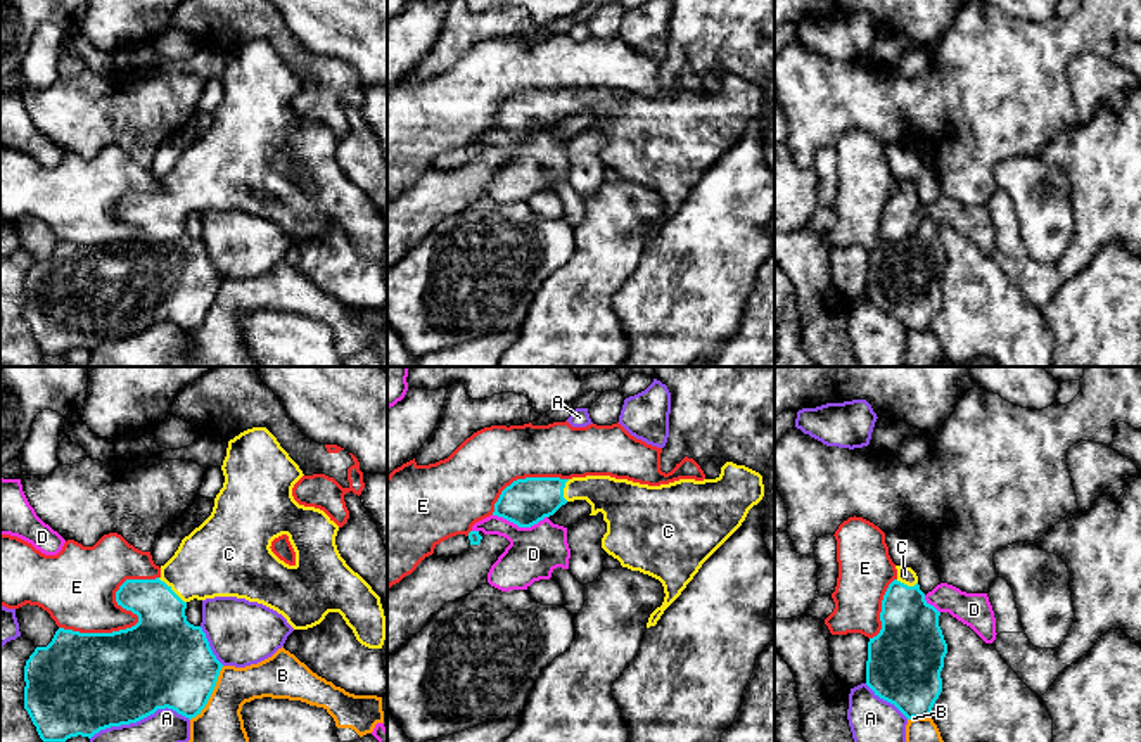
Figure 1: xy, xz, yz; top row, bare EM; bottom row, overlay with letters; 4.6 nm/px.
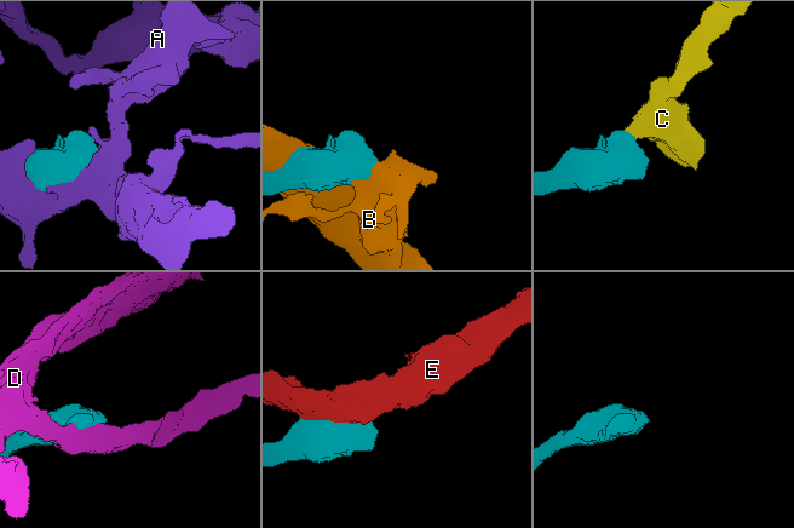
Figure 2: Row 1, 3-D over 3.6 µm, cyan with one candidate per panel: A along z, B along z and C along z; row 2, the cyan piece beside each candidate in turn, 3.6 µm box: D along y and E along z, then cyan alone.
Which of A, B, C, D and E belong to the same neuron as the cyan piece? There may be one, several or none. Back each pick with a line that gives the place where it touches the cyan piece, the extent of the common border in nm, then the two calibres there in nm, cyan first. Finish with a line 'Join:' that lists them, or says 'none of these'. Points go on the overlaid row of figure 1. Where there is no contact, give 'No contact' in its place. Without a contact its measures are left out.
C: Touches cyan at xy (170, 588). Shared border 180 nm. Thickness 300 nm (cyan) against 340 nm
Join: C

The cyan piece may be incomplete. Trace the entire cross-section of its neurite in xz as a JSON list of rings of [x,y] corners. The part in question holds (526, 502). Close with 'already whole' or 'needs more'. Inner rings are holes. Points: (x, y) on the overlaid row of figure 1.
[[[726,462],[716,479],[660,486],[610,476],[517,479],[501,491],[493,515],[531,528],[567,502],[586,500],[590,515],[602,512],[607,522],[602,548],[622,567],[662,583],[666,597],[650,628],[762,496],[759,472]]]; needs more

